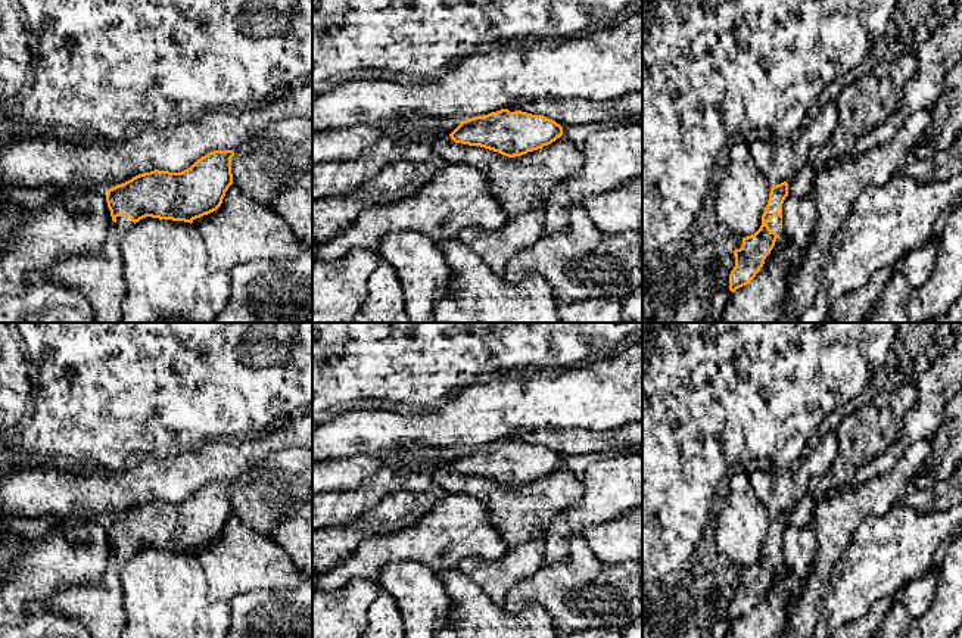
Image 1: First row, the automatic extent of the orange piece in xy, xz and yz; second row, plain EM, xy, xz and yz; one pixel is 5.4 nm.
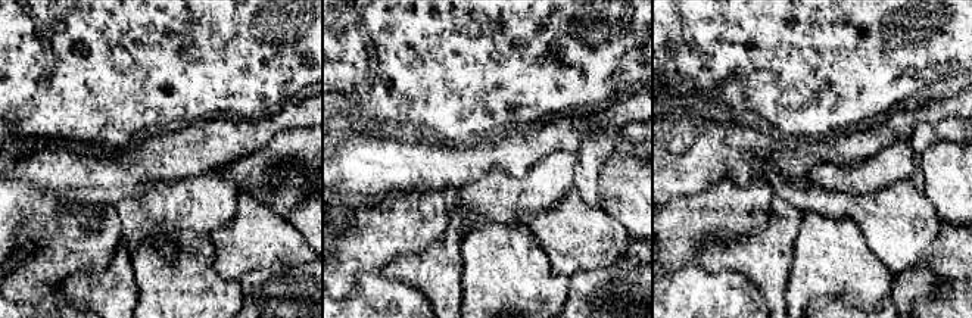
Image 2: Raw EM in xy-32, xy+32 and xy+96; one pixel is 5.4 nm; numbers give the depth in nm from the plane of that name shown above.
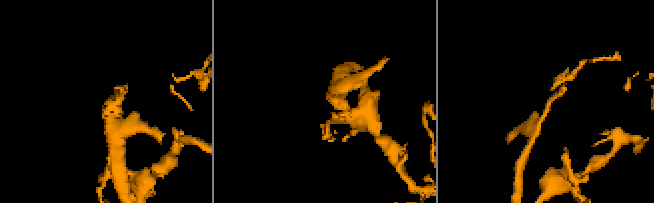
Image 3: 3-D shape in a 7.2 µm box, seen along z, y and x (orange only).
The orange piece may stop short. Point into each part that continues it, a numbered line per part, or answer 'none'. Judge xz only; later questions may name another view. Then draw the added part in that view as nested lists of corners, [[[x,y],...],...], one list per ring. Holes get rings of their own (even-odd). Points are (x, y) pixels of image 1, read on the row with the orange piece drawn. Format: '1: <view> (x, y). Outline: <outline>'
none

